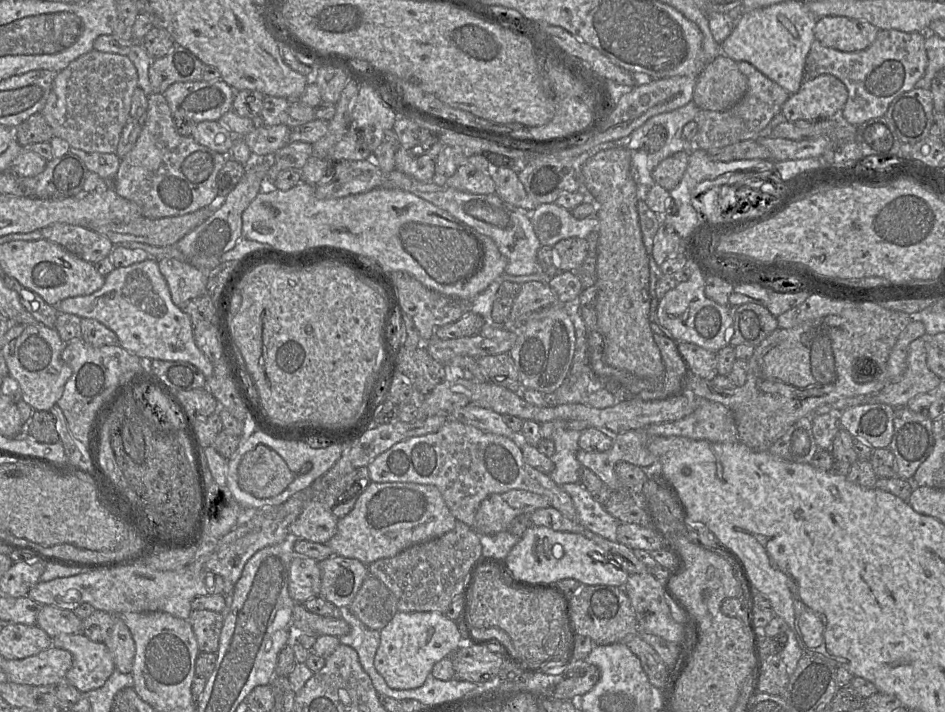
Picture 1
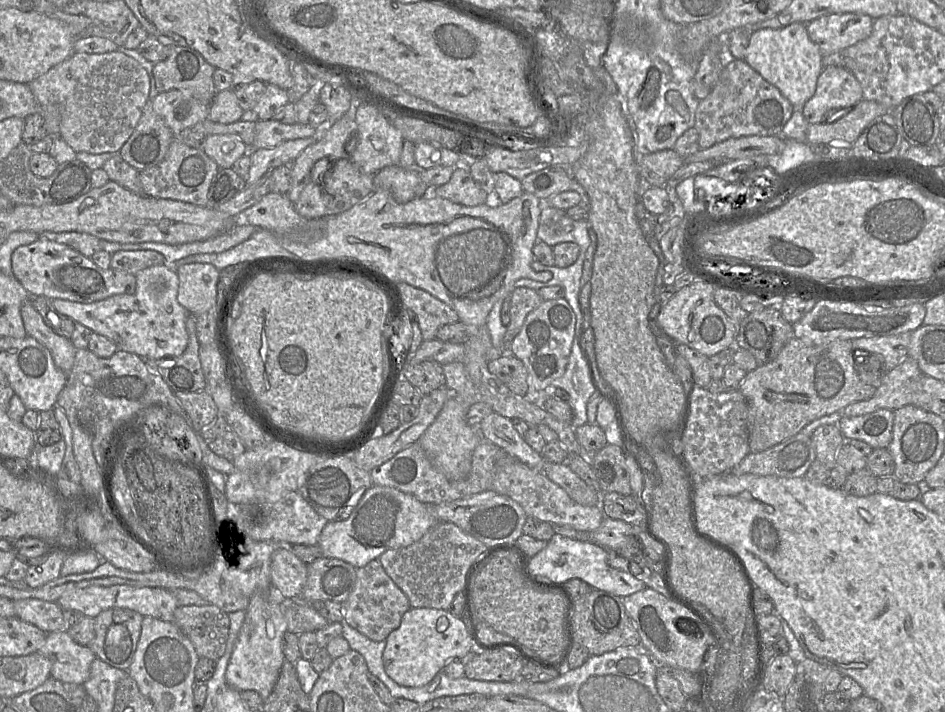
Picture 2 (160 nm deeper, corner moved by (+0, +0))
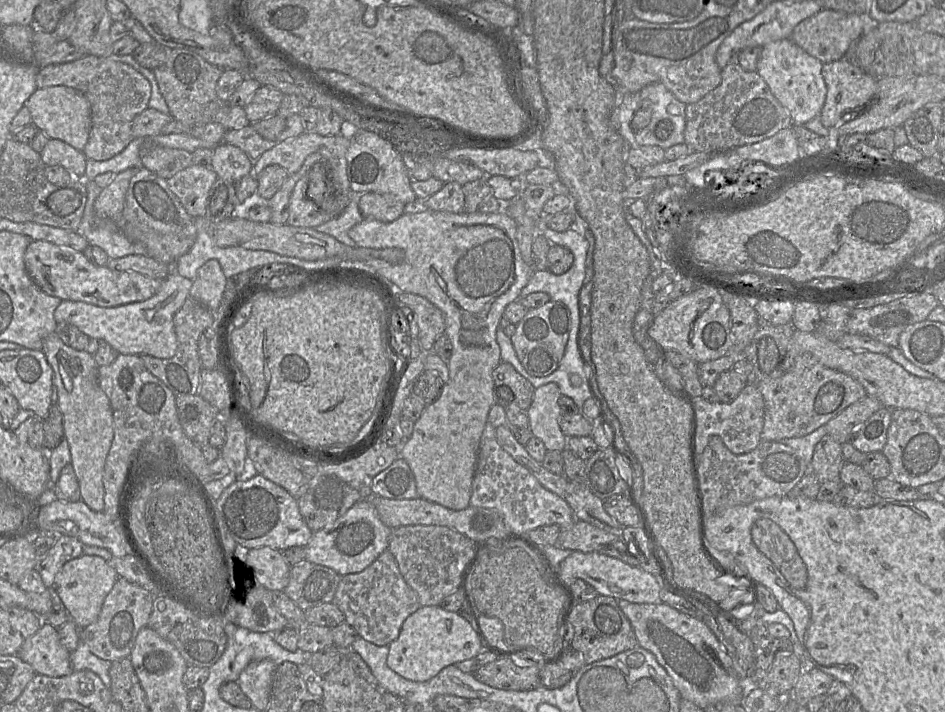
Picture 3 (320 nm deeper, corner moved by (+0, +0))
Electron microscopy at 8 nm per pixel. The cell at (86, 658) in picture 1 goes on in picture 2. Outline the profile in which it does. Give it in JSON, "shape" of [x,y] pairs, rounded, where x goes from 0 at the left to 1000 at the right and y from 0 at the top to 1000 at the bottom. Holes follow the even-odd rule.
{"shape":[[[62,885],[49,889],[49,899],[40,913],[54,930],[54,951],[69,959],[89,961],[95,947],[95,935],[102,924],[101,917],[93,906],[80,903],[71,885]]]}

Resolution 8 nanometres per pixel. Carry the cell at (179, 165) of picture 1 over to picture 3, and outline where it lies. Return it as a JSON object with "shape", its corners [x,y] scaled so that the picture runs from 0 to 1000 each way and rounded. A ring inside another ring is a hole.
{"shape":[[[203,230],[176,253],[199,301],[208,306],[217,303],[219,278],[230,251],[224,236]]]}

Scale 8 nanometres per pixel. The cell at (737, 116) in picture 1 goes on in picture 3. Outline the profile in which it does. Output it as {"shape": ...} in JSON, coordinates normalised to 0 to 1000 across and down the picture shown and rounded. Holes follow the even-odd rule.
{"shape":[[[769,90],[763,98],[763,117],[740,142],[726,147],[724,192],[730,212],[761,215],[804,199],[838,176],[838,166],[834,154],[818,135],[813,119],[800,100],[789,100],[782,90]]]}

